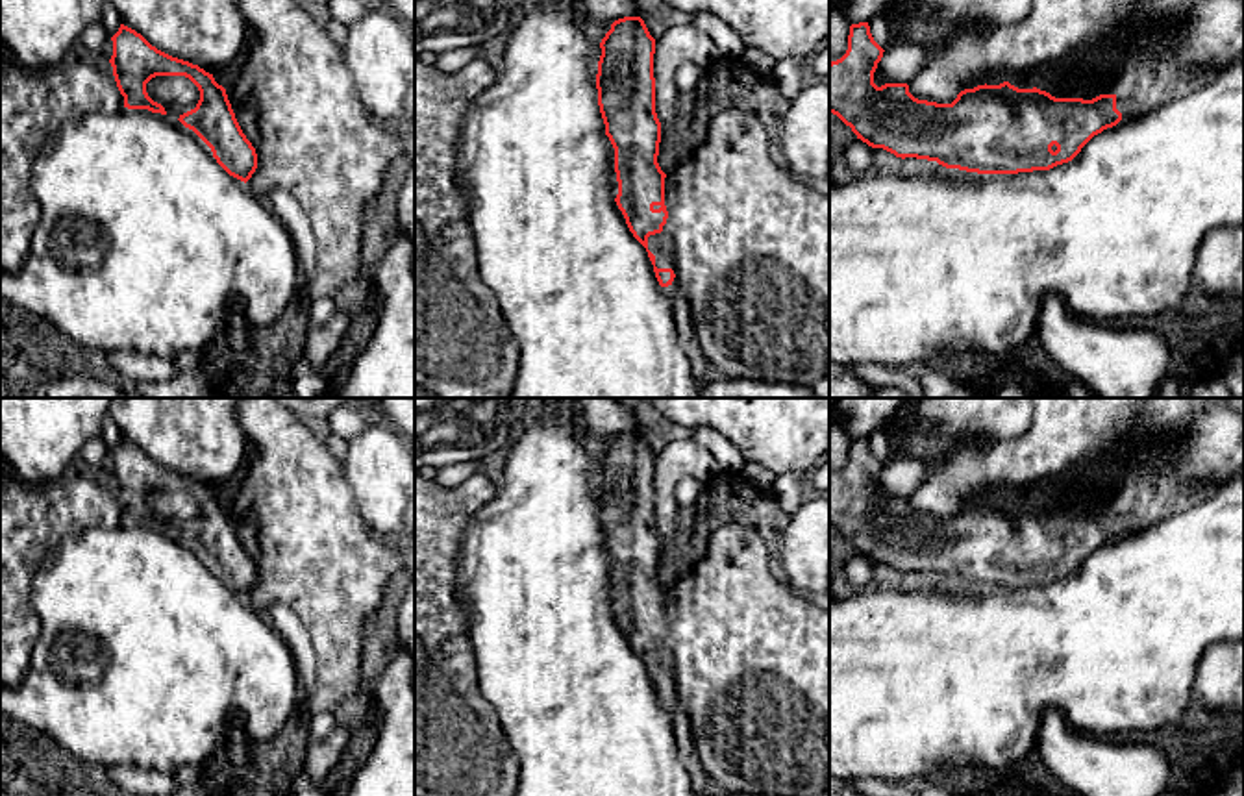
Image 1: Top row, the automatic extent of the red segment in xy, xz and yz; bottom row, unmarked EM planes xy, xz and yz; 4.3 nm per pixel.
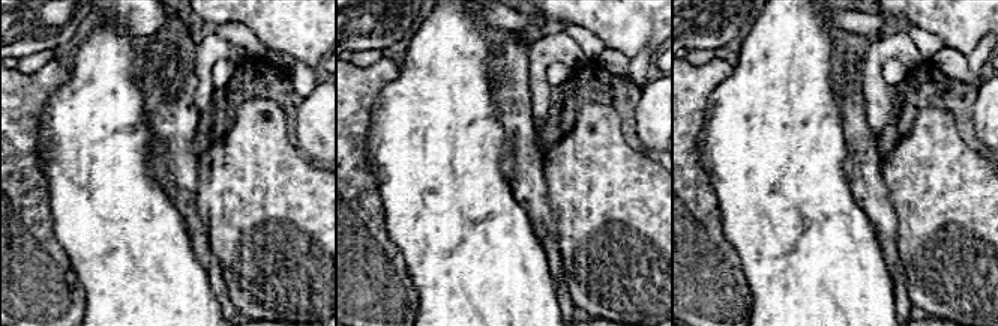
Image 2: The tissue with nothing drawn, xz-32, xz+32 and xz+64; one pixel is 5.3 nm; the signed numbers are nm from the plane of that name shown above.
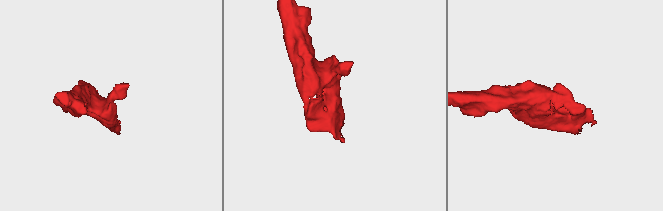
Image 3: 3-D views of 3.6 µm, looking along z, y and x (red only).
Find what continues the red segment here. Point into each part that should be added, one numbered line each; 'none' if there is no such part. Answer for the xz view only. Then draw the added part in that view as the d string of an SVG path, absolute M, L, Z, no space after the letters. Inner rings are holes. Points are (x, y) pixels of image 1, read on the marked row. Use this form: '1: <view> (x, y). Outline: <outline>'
1: xz (658, 245). Outline: M663 231L648 237L648 250L655 255L657 268L674 270L674 248Z

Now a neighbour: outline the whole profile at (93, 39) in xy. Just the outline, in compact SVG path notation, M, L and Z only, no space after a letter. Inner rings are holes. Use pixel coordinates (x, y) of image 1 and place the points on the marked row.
M100 20L93 22L81 31L81 35L78 39L78 52L91 59L100 59L102 50L109 39L111 39L111 35L104 28L104 24Z

